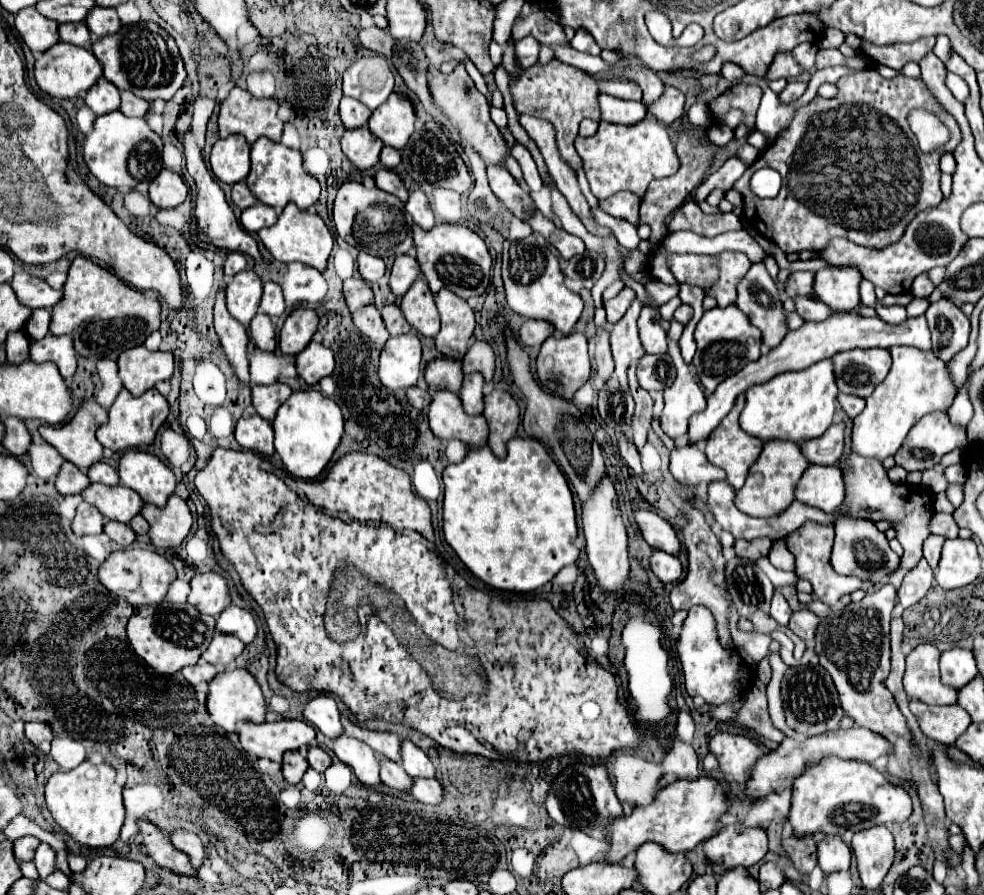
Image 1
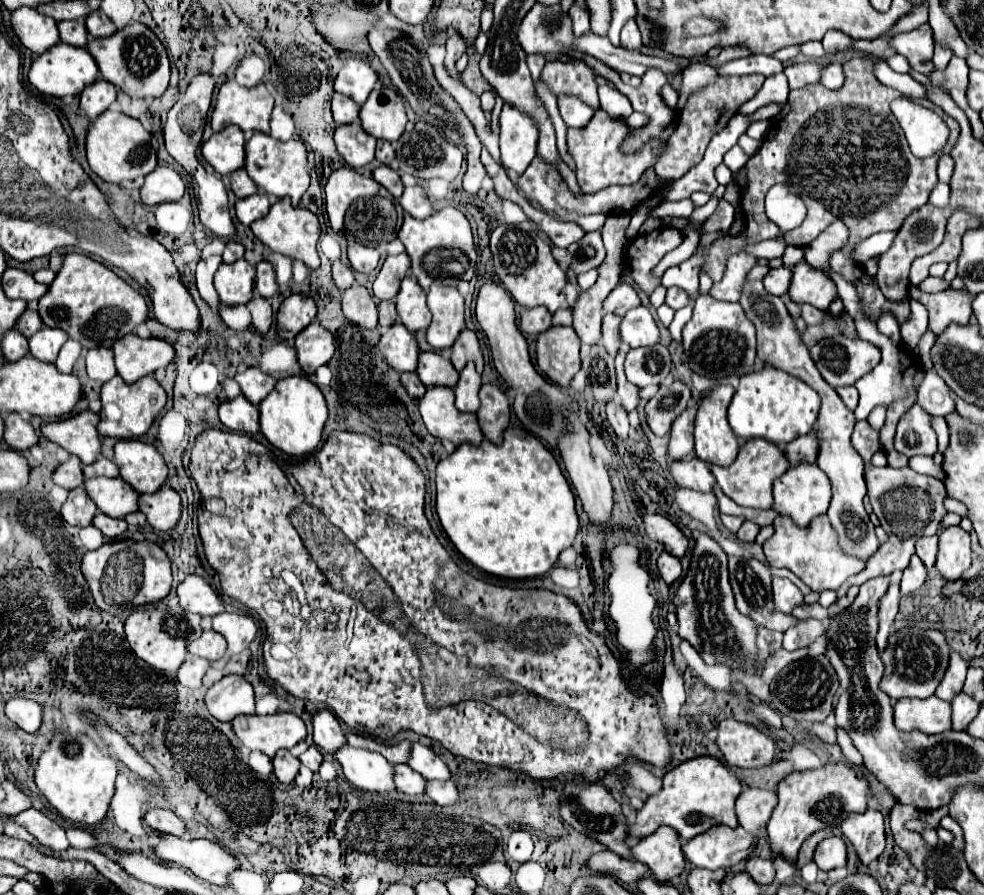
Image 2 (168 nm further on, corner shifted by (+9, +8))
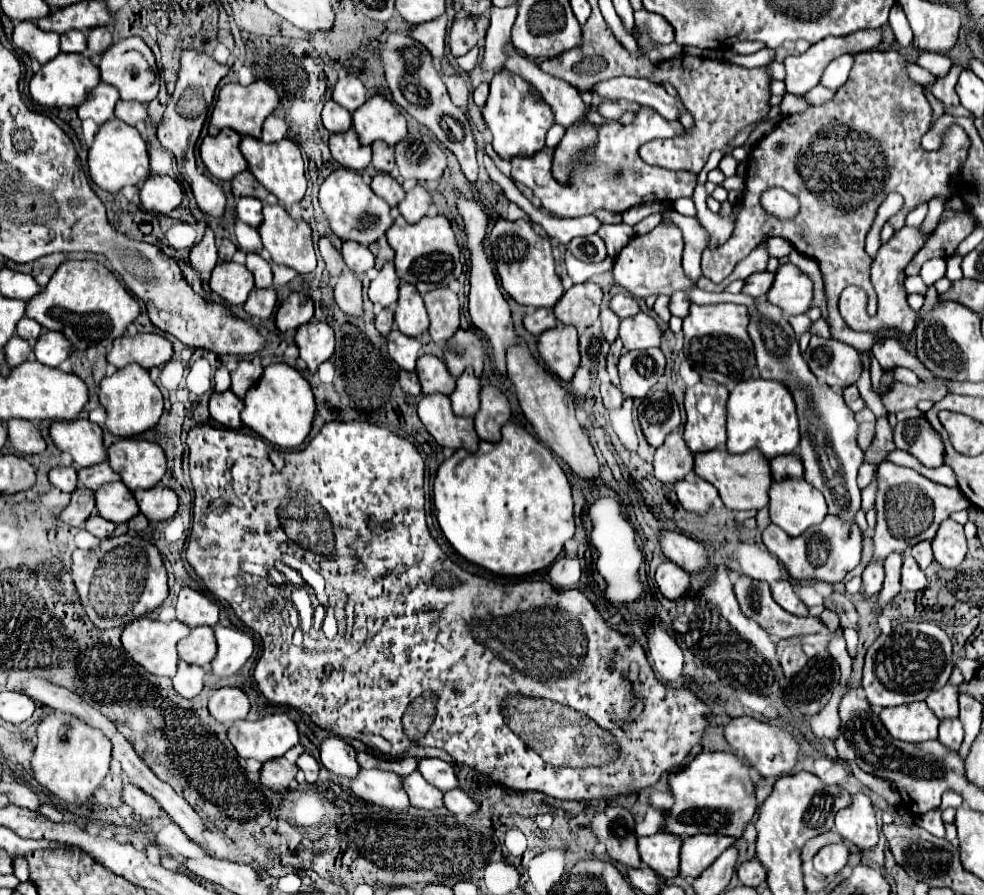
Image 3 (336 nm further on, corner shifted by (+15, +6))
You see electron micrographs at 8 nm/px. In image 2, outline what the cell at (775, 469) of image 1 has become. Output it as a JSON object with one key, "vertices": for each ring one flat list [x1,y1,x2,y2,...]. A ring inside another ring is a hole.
{"vertices":[[747,440,741,446,739,456,731,466,727,468,711,466,711,472,715,474,719,488,733,502,737,502,739,506,747,506,747,508,767,510,773,506,773,482,783,472,787,472,787,468,789,468,789,460,781,452,781,448,775,448,775,444,771,444,769,440]]}

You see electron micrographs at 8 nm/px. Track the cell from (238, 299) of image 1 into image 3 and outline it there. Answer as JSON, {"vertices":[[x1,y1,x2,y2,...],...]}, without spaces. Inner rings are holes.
{"vertices":[[219,262,213,272,209,286,227,304,243,304,253,290,253,274,237,262]]}

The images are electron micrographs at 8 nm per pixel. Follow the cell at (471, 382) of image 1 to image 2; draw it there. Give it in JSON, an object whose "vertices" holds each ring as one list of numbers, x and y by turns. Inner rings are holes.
{"vertices":[[467,364,461,374,459,374,459,382,453,388,455,390,455,406,461,412,477,412,479,408,479,388,481,388,481,374,477,374,475,364]]}

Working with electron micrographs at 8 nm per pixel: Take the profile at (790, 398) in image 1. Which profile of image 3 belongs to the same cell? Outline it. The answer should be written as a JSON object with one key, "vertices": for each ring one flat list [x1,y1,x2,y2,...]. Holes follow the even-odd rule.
{"vertices":[[745,380,739,382,727,402,727,450,743,454,757,448,767,460,781,454,791,454,799,446,799,422,795,402,789,390,775,380]]}

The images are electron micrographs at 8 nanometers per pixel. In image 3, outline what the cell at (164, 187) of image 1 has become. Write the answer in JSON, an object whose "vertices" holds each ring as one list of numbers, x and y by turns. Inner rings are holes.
{"vertices":[[149,176,141,188,141,204,147,212,169,214,183,202,183,190,171,176]]}

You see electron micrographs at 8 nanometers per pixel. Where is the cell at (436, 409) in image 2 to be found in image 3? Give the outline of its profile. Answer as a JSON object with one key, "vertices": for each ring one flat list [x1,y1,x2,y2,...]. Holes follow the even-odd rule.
{"vertices":[[423,396,419,402,419,418,439,446,447,446,453,450,465,448,469,452,477,450,479,436,473,428,473,418,455,416,449,396]]}

